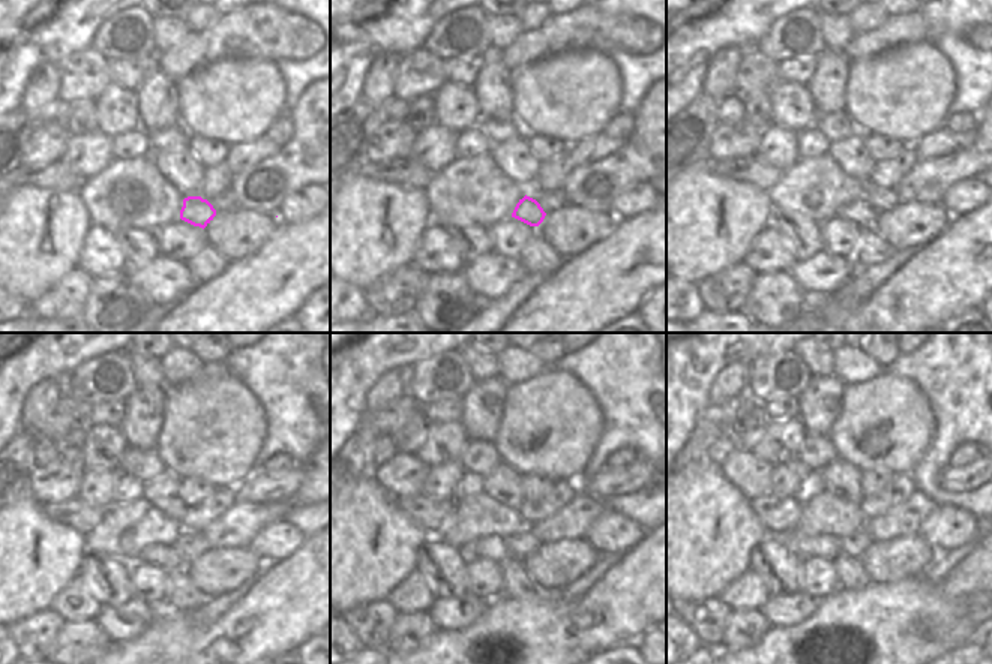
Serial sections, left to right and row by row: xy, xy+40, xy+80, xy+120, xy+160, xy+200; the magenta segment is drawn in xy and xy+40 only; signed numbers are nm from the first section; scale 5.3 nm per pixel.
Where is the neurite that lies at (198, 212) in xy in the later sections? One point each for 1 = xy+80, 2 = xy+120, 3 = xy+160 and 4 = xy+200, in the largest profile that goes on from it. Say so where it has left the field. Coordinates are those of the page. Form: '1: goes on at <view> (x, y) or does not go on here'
1: goes on at xy+80 (863, 213)
2: goes on at xy+120 (167, 556)
3: goes on at xy+160 (492, 547)
4: goes on at xy+200 (805, 546)

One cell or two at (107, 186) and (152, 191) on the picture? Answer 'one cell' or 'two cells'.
one cell

